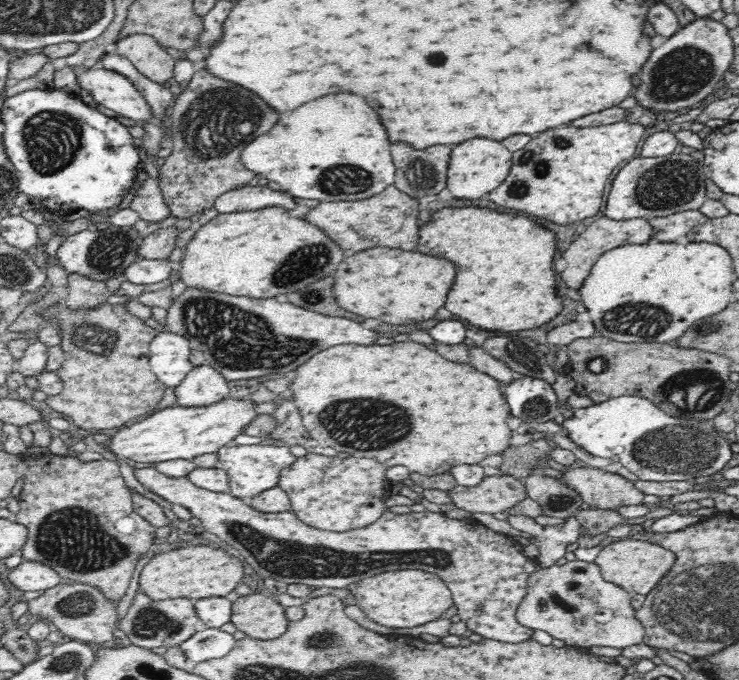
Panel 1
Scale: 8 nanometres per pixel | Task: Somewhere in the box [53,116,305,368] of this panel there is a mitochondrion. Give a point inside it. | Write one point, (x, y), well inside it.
(106, 254)

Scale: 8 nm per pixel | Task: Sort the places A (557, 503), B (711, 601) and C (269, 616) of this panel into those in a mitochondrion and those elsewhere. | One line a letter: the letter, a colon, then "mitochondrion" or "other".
A: mitochondrion
B: mitochondrion
C: other

